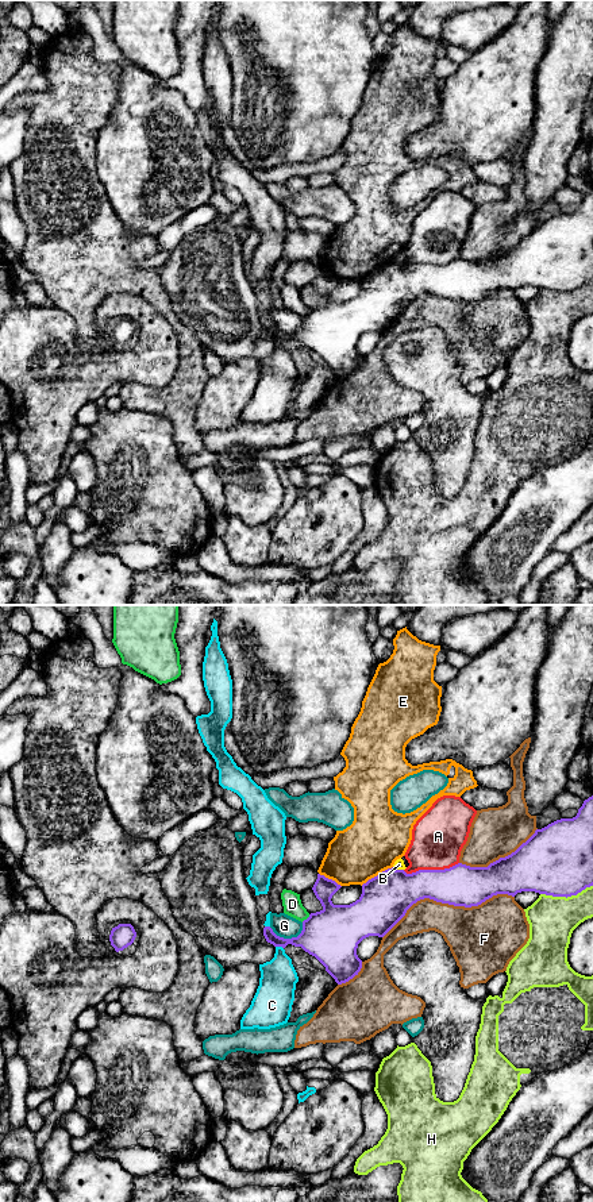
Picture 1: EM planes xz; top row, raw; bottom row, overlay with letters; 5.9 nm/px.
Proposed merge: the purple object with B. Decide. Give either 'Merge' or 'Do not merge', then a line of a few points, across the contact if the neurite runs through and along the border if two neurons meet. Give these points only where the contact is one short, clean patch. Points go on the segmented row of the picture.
Do not merge. Line: xz (392, 867), (403, 870)

